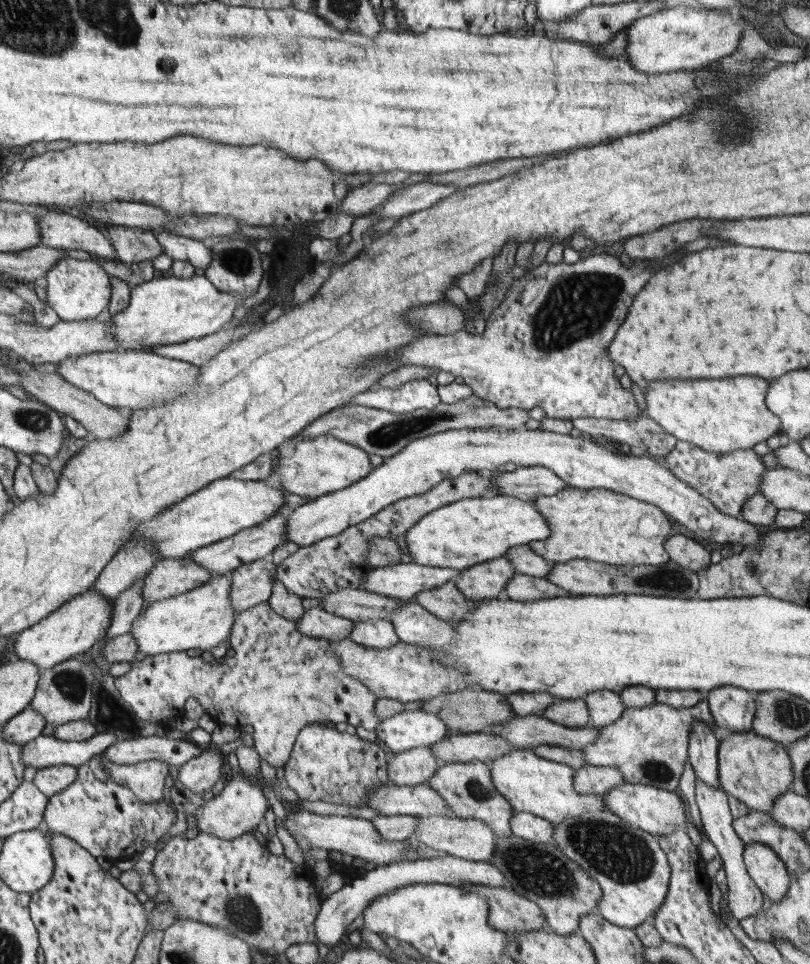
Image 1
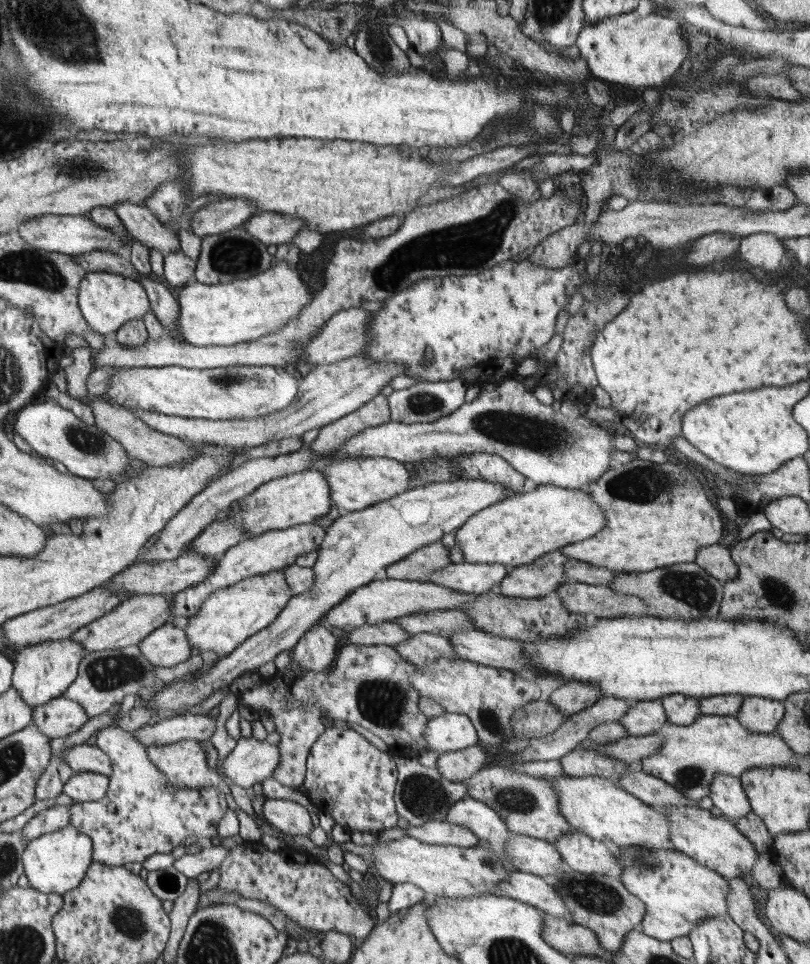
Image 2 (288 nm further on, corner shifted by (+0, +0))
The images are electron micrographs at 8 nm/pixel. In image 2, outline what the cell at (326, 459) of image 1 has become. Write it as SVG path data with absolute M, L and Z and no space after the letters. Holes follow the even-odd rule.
M343 458L329 460L327 466L321 468L323 478L327 478L327 486L331 488L331 500L339 508L345 508L349 514L357 510L367 510L379 502L387 502L407 490L411 490L411 474L397 460L389 458Z

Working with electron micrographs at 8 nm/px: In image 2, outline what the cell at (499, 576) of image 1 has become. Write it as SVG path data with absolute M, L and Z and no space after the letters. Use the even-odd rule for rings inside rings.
M561 550L547 552L529 564L509 568L509 574L497 584L497 594L503 598L543 598L555 592L557 586L569 582L565 564L569 558Z

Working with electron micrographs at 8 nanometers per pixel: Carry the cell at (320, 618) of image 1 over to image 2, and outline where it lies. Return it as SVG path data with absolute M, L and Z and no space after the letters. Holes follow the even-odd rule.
M379 622L347 630L347 646L395 646L409 640L411 634L393 622Z

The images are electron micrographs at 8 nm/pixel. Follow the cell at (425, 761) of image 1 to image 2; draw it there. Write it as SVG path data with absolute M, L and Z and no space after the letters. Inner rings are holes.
M471 746L467 750L445 752L437 758L437 770L451 782L467 782L477 770L487 766L487 752L483 746Z

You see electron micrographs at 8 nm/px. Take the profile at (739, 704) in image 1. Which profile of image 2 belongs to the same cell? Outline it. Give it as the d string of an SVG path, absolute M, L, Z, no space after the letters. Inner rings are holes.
M745 696L735 718L753 734L773 734L785 714L785 704L769 698Z

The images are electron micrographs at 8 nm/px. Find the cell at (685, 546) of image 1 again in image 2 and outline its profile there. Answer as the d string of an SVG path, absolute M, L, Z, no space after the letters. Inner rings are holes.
M703 546L695 556L695 564L717 578L721 584L733 582L739 576L737 564L731 558L731 550L723 546Z

